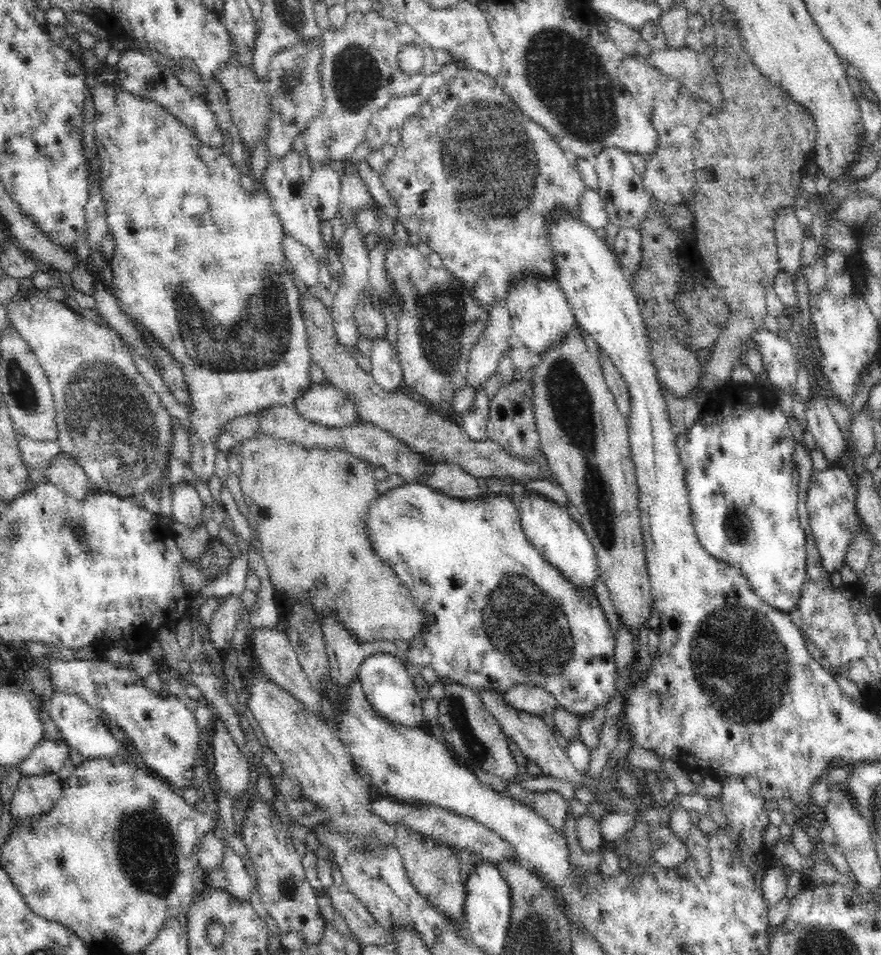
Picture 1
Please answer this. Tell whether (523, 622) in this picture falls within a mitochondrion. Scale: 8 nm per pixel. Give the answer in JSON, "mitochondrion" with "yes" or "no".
{"mitochondrion":"yes"}

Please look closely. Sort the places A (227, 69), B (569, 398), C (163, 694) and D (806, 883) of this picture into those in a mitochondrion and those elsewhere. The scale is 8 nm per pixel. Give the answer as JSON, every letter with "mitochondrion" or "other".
{"A":"other","B":"mitochondrion","C":"other","D":"other"}

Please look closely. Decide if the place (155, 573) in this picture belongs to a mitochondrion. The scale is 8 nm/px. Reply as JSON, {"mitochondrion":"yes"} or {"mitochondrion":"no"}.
{"mitochondrion":"no"}

